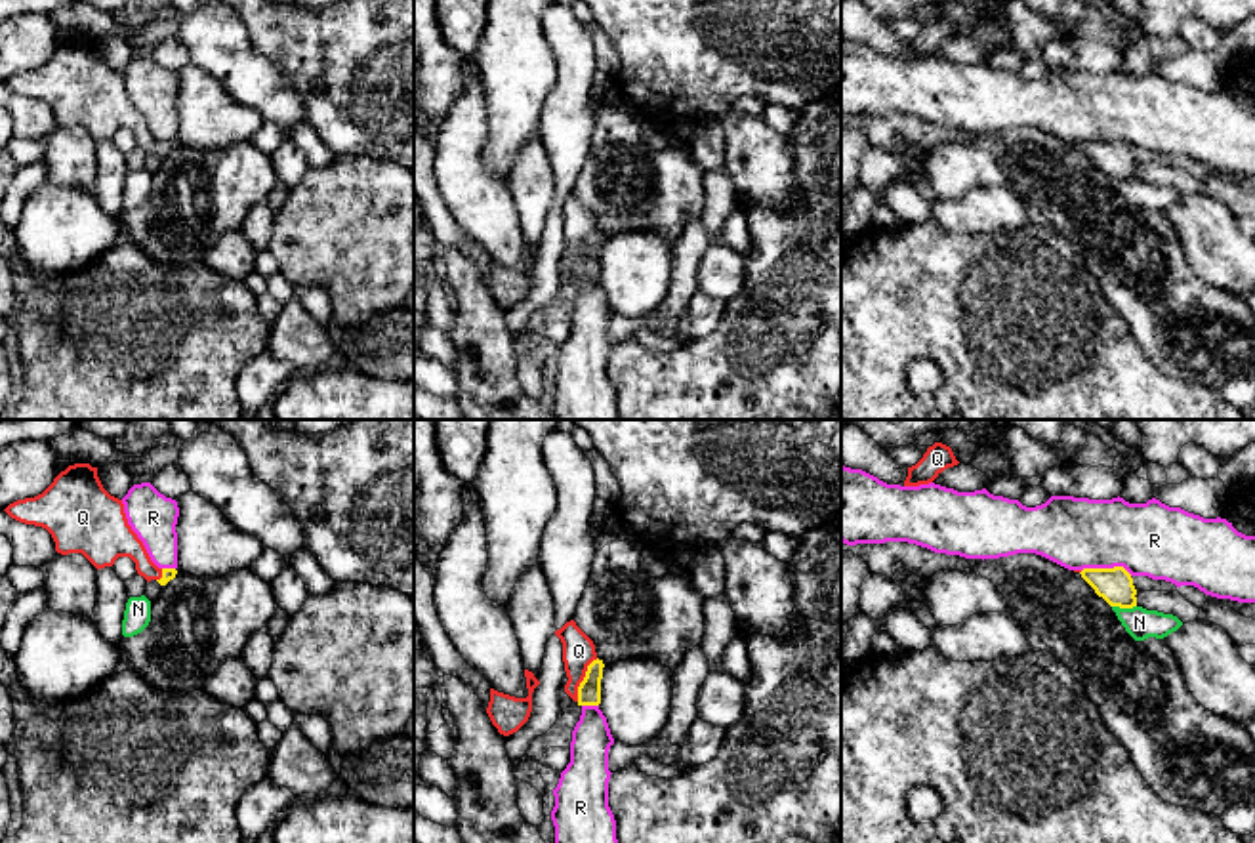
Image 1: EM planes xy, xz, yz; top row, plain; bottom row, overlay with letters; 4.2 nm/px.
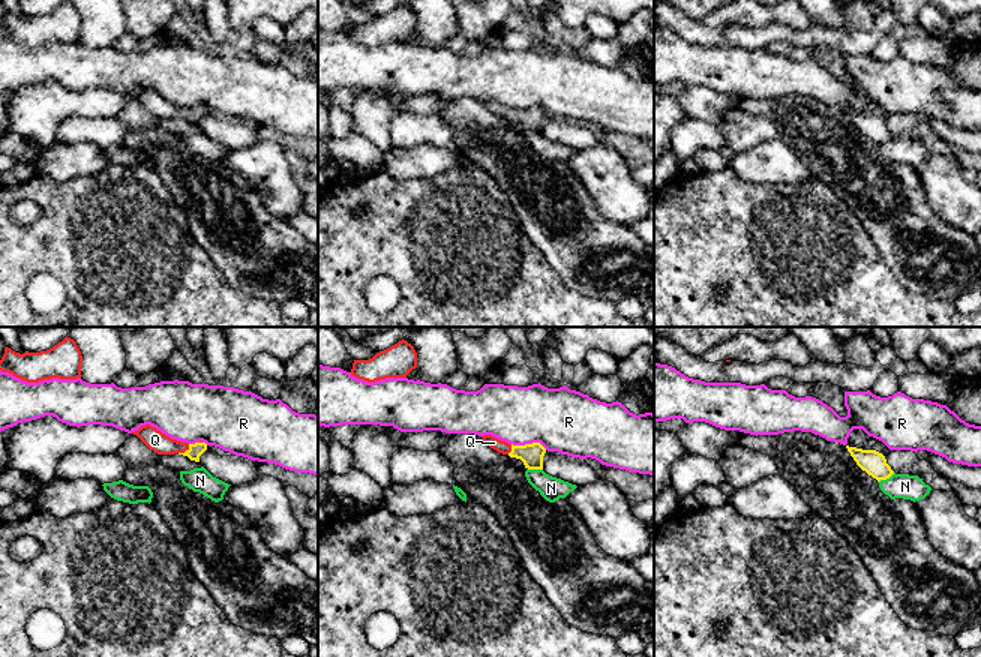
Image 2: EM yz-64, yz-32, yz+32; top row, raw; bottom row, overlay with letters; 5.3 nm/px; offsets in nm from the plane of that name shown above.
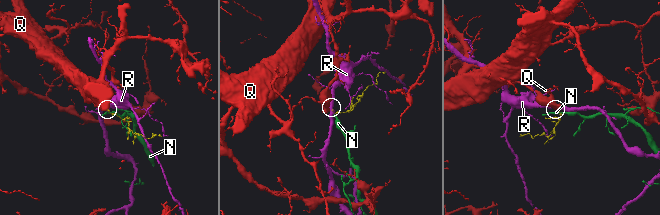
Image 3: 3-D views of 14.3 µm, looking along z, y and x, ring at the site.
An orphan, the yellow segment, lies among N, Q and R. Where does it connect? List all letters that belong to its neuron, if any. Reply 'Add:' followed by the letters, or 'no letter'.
Add: Q

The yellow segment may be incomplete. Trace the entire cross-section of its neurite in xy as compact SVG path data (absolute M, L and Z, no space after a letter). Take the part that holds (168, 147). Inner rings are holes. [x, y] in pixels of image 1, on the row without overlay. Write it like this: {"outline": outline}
{"outline": "M90 36L69 38L42 67L17 72L4 84L19 95L46 101L57 126L82 126L97 143L130 130L147 154L166 158L177 147L151 134L128 97L122 72L103 61L97 40Z"}

